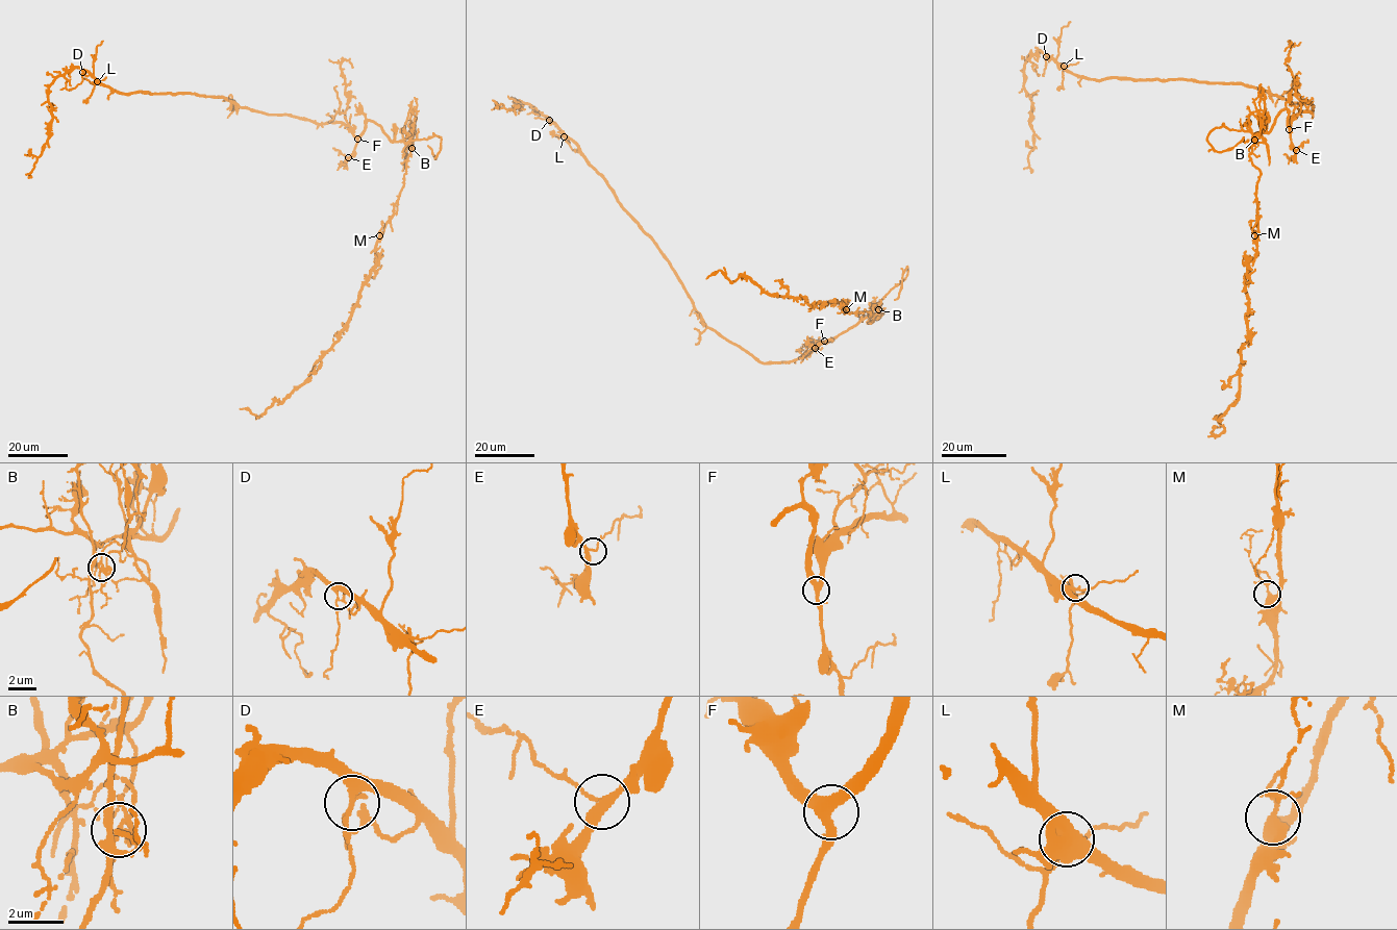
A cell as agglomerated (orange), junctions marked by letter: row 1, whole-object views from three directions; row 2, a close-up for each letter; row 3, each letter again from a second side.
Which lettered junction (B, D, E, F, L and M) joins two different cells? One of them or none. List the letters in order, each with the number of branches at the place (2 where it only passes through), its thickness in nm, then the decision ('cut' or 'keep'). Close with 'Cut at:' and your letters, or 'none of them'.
B: 4 | 150 nm | cut
D: 6 | 240 nm | keep
E: 3 | 190 nm | keep
F: 4 | 360 nm | keep
L: 4 | 400 nm | keep
M: 6 | 320 nm | keep
Cut at: B

